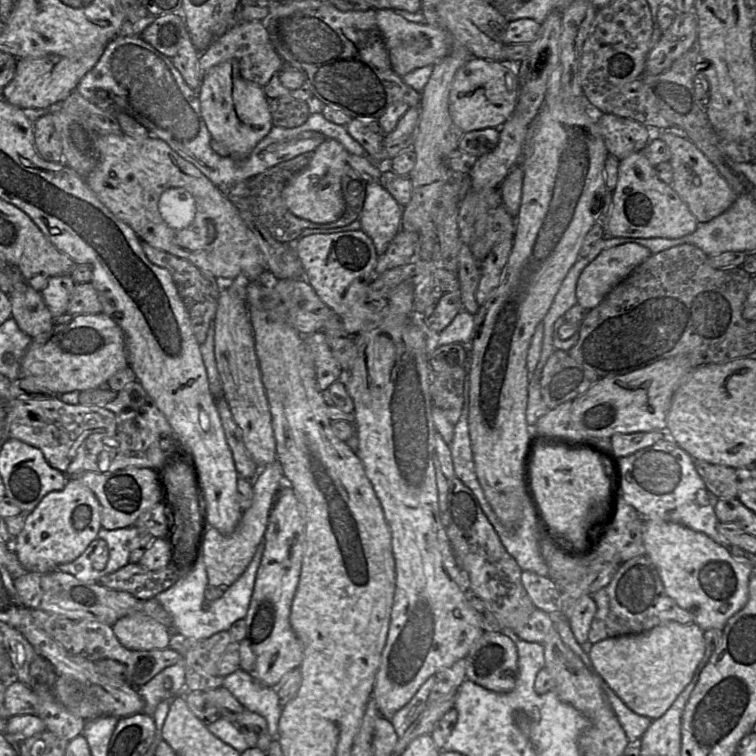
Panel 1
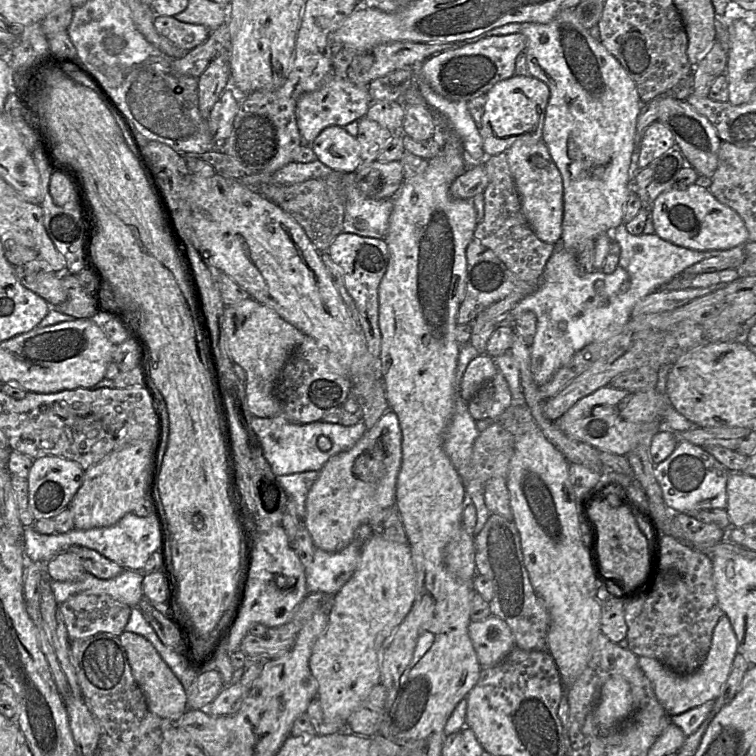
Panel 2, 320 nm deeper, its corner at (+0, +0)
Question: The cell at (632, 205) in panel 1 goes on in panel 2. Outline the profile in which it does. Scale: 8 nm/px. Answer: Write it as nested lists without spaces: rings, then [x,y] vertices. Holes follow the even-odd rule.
[[[700,178],[684,190],[674,187],[655,199],[649,215],[655,234],[675,245],[698,251],[727,250],[749,241],[749,233],[741,216],[713,196],[707,186],[708,180]]]

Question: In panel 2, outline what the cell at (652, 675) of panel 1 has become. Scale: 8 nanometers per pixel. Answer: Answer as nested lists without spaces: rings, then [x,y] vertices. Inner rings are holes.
[[[722,616],[716,624],[710,649],[701,666],[691,674],[678,674],[651,657],[638,657],[638,665],[652,684],[655,696],[668,715],[673,716],[708,702],[714,702],[729,676],[738,653],[736,635],[729,619]]]

